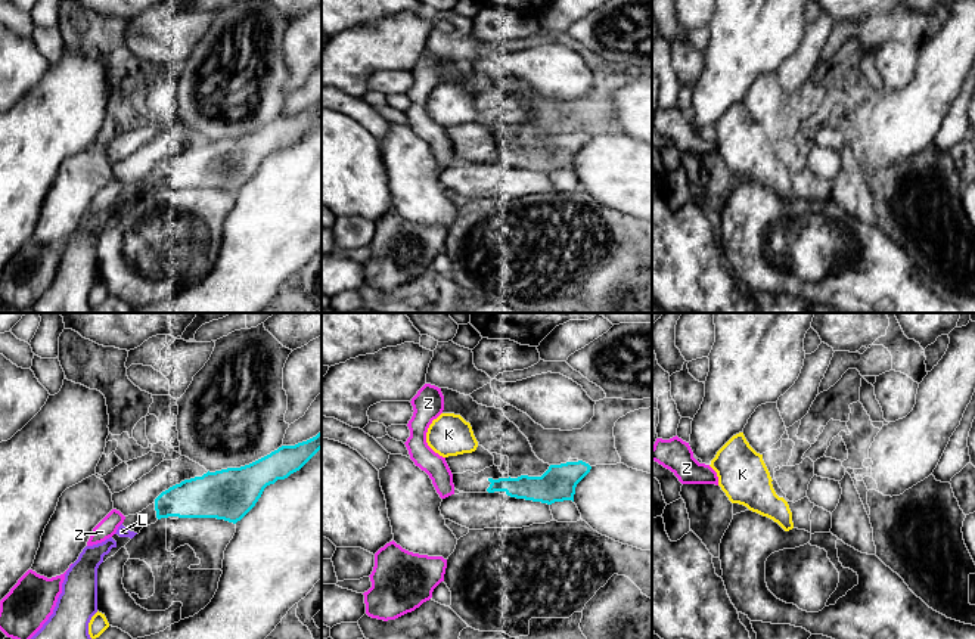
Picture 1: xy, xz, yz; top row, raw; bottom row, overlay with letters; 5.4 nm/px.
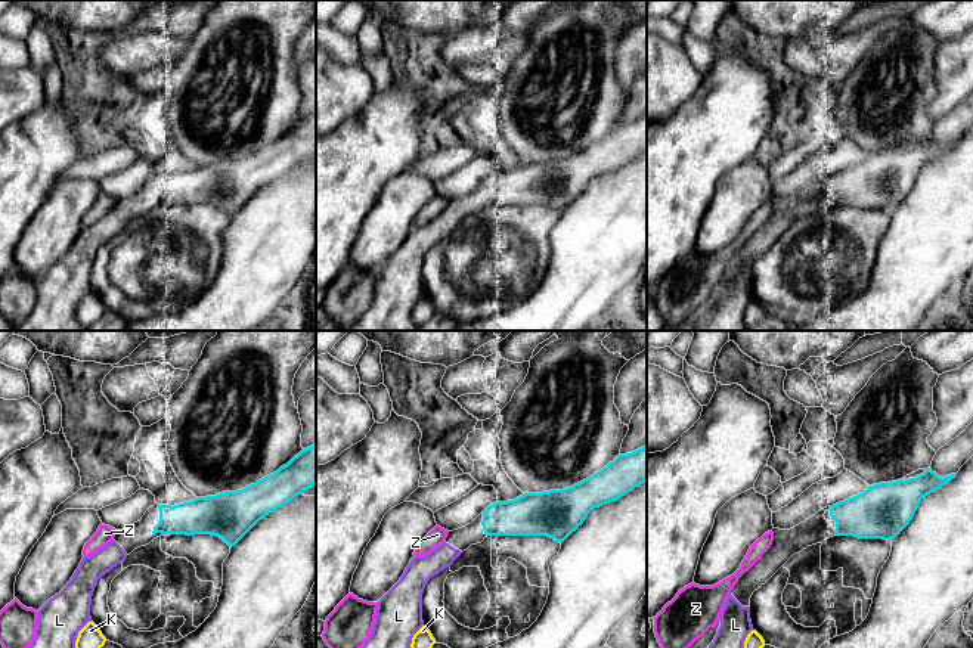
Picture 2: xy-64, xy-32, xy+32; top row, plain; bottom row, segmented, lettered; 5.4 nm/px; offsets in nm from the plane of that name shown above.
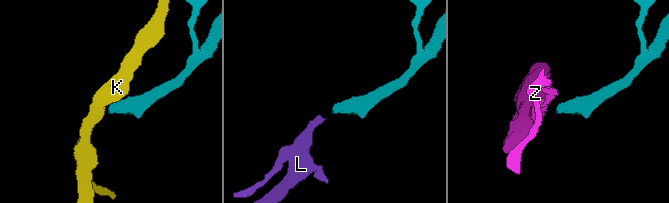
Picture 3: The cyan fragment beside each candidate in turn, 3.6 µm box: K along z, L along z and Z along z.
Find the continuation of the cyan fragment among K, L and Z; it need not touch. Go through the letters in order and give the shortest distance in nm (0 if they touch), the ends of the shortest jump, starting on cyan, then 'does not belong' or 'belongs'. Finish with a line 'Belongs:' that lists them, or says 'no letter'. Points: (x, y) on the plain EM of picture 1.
K: gap 170 nm; span xz (488, 148), (474, 120); does not belong
L: gap 140 nm; span xy (157, 186), (136, 202); belongs
Z: gap 170 nm; span xy (155, 179), (124, 186); does not belong
Belongs: L

